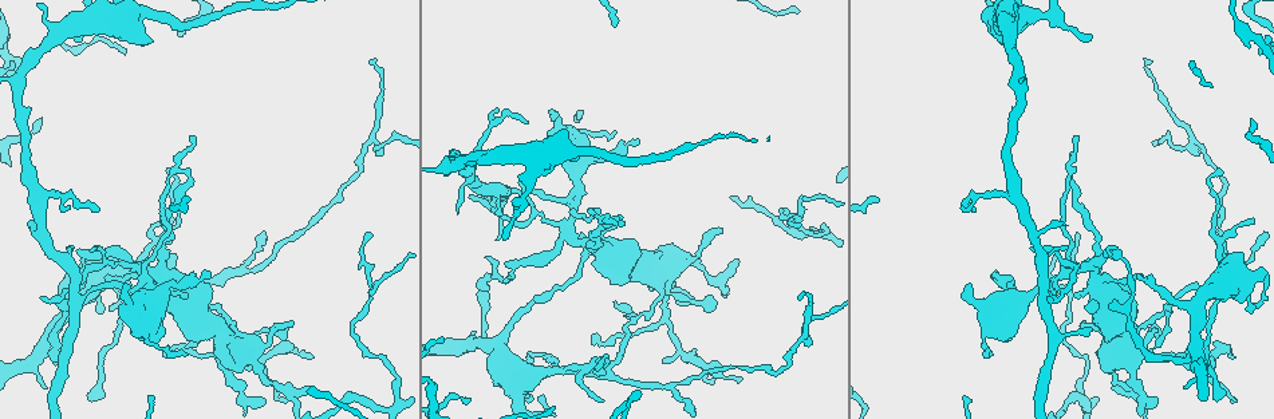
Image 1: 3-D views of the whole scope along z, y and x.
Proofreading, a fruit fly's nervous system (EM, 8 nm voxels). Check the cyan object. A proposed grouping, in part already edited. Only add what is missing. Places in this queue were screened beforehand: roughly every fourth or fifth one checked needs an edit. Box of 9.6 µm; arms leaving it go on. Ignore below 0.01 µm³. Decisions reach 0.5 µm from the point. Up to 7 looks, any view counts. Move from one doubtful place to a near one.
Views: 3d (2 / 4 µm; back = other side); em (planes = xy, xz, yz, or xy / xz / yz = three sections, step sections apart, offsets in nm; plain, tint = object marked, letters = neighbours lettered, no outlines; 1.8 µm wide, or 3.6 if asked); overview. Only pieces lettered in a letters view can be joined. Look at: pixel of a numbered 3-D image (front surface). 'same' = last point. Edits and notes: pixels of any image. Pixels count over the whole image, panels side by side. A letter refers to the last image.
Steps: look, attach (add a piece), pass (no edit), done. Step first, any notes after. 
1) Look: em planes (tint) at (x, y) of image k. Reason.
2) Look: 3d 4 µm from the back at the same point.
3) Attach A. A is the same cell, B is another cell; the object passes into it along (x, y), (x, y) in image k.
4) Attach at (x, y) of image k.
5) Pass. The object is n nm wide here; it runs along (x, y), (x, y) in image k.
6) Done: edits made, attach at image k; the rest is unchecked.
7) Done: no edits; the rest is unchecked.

Look: em xz step 8 (plain) at (609, 371) of image 1. Sharp bend.

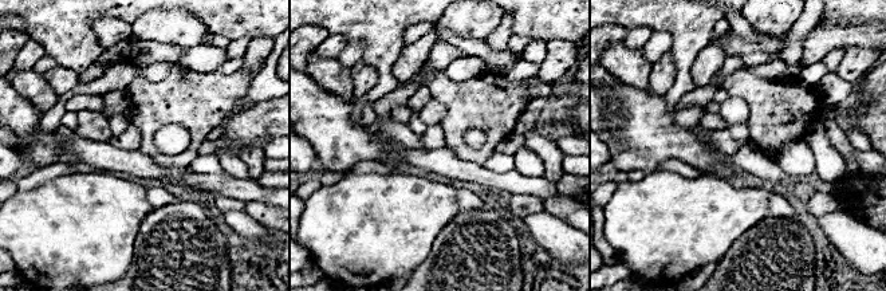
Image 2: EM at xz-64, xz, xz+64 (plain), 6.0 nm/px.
Look: em xz step 8 (tint) at the same point. With the object marked.

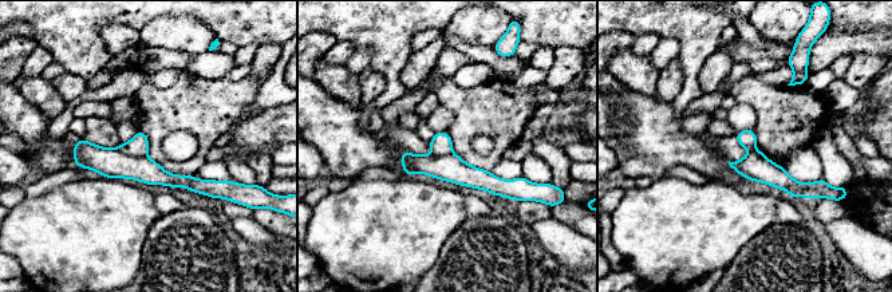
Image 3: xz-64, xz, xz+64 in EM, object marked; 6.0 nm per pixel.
Look: em xz step 8 (letters) at the same point. See the neighbours.

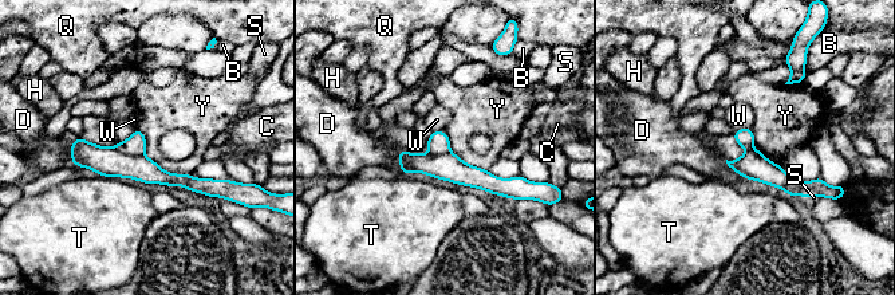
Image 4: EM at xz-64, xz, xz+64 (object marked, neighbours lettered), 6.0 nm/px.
Pass. The longest contact is with Y, 420 nm; B, C, D, H, Q, S, T, W and Y are other cells; a border runs along (137, 129), (148, 157), (189, 174) in image 4; none of them fits.

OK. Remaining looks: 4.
Look: em 3.6 µm planes (letters) at (166, 280) of image 1. Sharp bend.

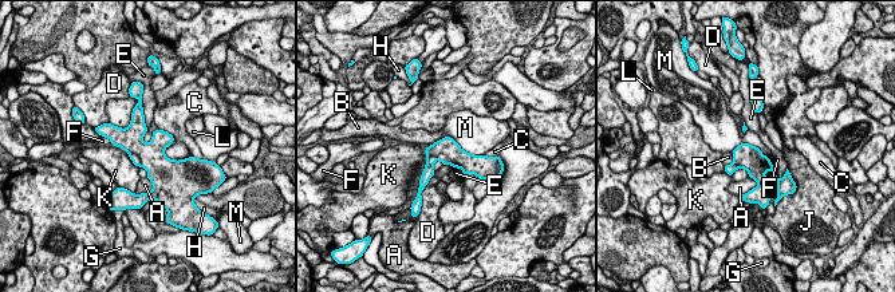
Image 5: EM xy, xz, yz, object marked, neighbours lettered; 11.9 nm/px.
Pass. A, B, C, D, E, F, G, H, J, K, L and M are other cells; it runs along (138, 113), (137, 145), (158, 186) in image 5; no lettered piece goes on from it.

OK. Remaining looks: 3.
Look: em xy step 8 (tint) at (667, 287) of image 1. A fork.

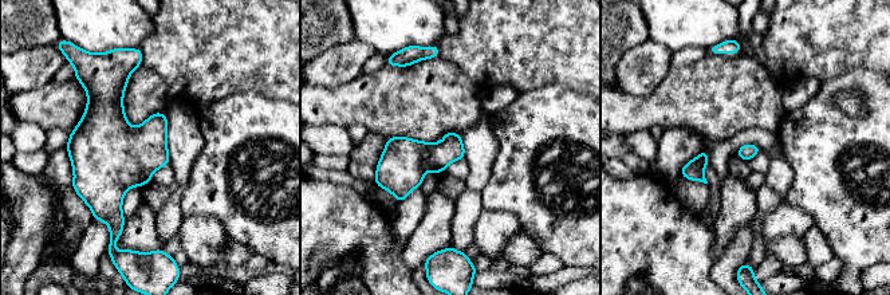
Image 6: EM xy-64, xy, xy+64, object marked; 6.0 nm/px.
Look: em planes (letters) at the same point. Cut it another way.

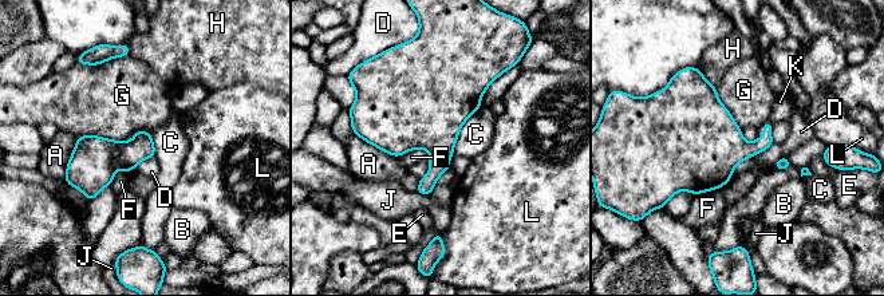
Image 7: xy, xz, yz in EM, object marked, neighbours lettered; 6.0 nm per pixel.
Pass. A, B, C, D, E, F, G, H, J, K and L are other cells; no lettered piece goes on from it.

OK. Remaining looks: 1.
Done: no edits; the rest is unchecked.

